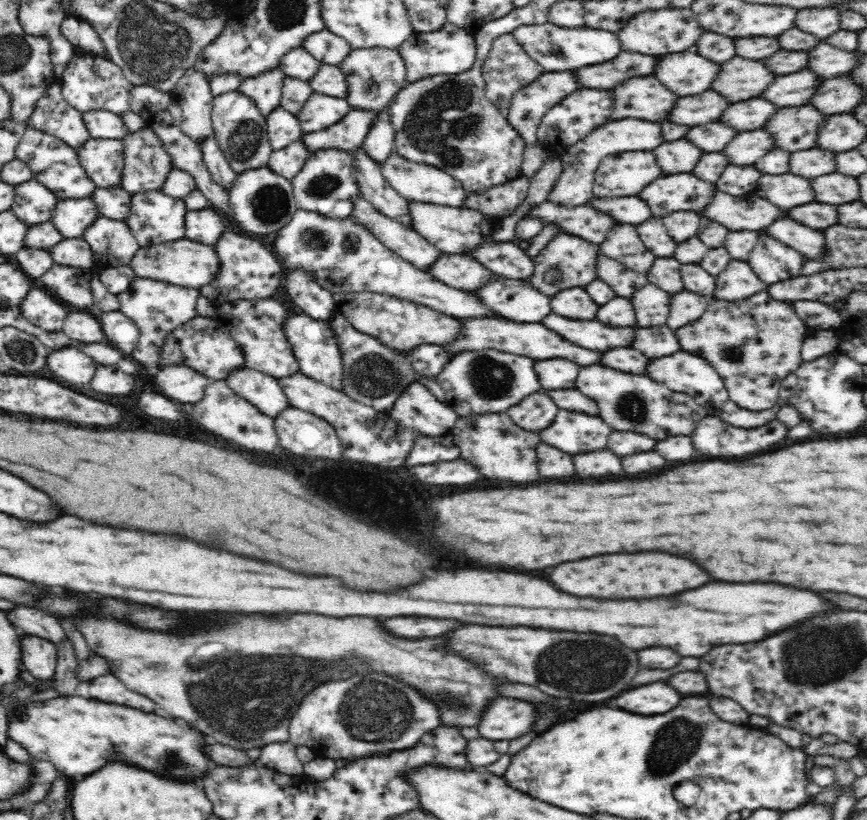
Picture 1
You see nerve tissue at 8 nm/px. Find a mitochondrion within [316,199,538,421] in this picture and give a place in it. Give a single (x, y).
(374, 376)

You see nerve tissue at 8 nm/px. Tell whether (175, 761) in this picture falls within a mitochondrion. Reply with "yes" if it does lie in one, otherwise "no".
yes

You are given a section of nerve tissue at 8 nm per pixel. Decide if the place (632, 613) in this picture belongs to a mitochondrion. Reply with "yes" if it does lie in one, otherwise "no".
no

